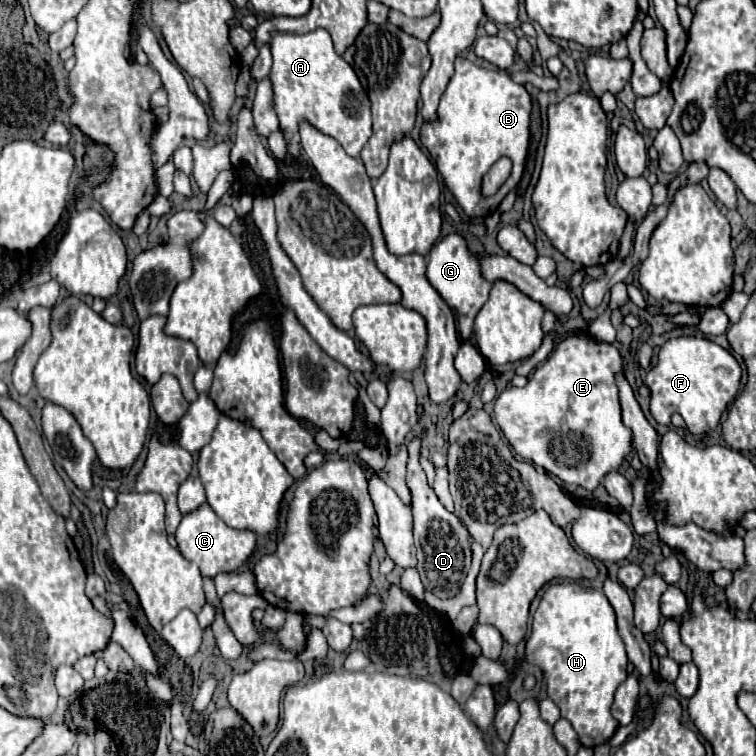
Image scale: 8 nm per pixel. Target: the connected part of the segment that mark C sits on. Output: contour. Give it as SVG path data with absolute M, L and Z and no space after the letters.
M207 503L201 505L197 511L183 515L175 537L177 537L181 555L187 561L195 563L203 577L211 577L211 579L219 573L231 573L235 569L241 569L251 557L257 543L257 537L253 531L237 531L227 527Z

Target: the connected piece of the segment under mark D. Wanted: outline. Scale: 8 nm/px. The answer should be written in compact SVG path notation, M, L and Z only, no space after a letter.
M415 435L409 443L409 463L407 463L407 487L411 491L411 509L413 509L413 535L417 547L417 571L427 591L441 599L457 595L469 567L471 567L471 537L463 519L447 511L437 499L433 487L427 483L427 475L419 463L423 435Z

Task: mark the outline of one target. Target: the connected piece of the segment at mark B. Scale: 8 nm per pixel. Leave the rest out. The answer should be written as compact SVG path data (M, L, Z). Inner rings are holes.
M465 57L455 59L455 73L441 97L437 119L425 121L421 127L421 143L435 161L445 185L453 191L459 207L469 217L483 217L487 211L497 209L503 197L517 187L529 147L529 117L531 97L507 71L483 69ZM501 157L513 161L511 177L493 197L483 199L481 177Z

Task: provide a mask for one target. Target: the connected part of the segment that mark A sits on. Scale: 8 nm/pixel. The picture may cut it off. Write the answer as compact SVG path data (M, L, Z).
M323 29L305 35L273 33L271 55L275 113L285 131L289 153L297 155L301 149L297 127L299 121L305 119L321 133L337 139L347 149L347 155L359 157L361 147L371 137L371 103L351 65L335 53L331 35Z

